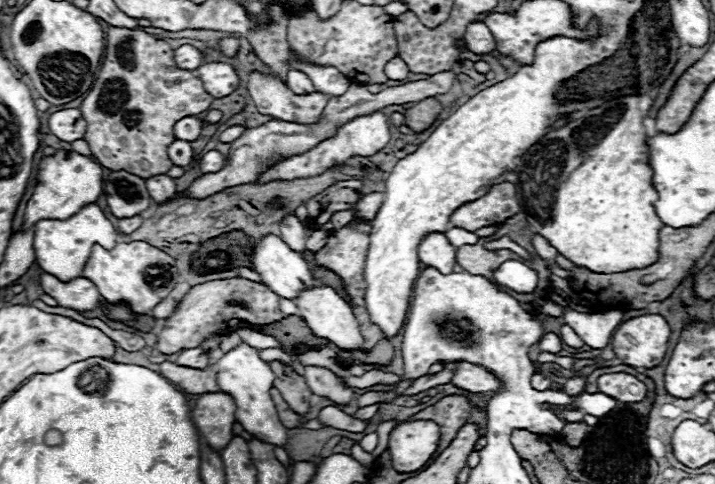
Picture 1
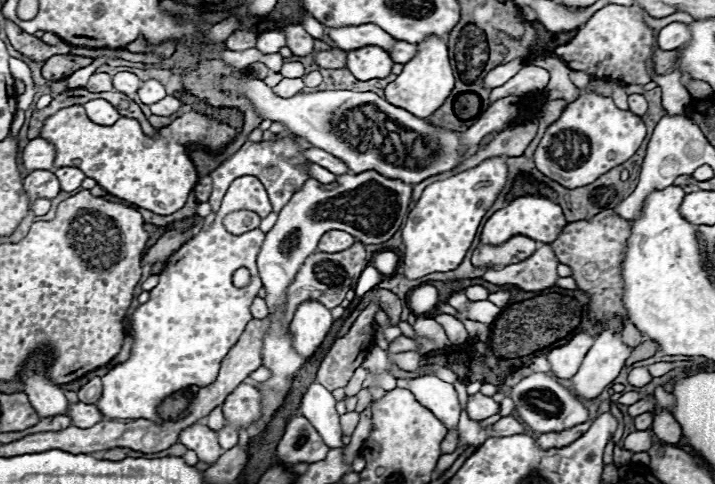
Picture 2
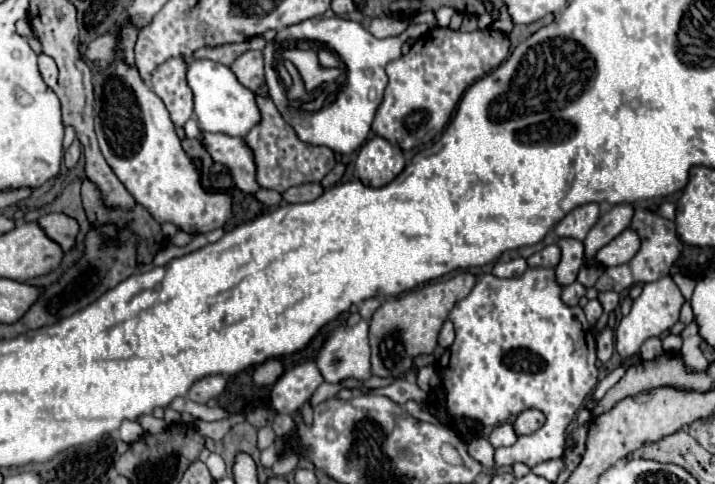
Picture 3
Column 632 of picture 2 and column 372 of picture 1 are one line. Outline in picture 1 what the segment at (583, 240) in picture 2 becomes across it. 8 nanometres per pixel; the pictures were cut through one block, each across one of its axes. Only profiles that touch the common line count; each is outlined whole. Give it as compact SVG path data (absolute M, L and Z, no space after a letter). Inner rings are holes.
M352 220L344 228L334 230L334 232L328 234L326 246L320 248L314 254L314 260L316 260L316 264L320 264L320 266L324 266L324 268L328 268L332 272L336 272L342 278L344 290L346 290L346 294L350 298L350 306L354 308L354 314L358 316L358 322L360 322L360 328L362 328L362 336L366 340L366 346L374 346L380 340L380 334L382 332L376 326L370 324L368 314L366 314L366 306L364 306L364 288L366 288L366 282L364 282L364 260L366 260L368 242L370 242L370 222Z

